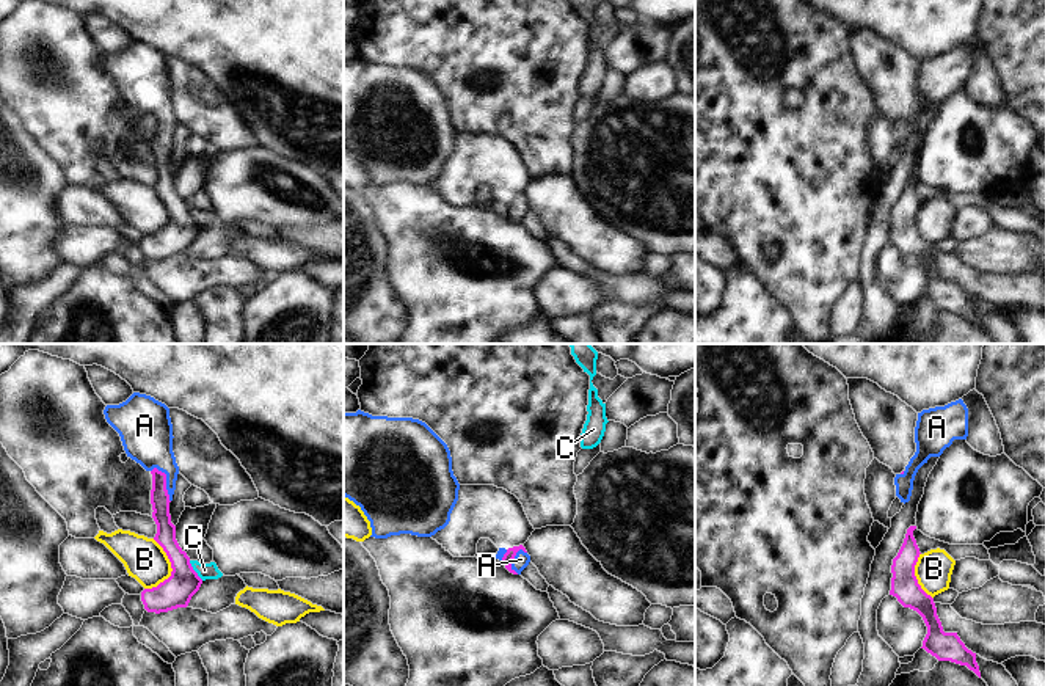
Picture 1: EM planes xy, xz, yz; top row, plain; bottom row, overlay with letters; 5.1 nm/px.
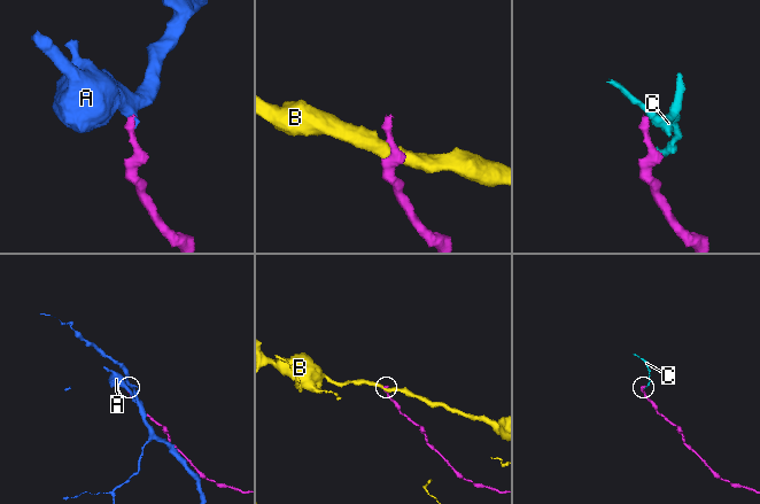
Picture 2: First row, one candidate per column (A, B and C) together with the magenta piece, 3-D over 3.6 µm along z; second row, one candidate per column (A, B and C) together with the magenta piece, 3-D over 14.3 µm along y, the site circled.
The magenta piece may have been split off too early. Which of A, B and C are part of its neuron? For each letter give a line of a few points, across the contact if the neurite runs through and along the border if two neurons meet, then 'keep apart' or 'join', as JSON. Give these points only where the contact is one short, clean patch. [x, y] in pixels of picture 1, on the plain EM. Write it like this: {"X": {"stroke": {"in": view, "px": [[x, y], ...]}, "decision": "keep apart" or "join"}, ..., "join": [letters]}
{"A": {"stroke": {"in": "xy", "px": [[160, 149], [165, 131], [165, 118], [148, 85]]}, "decision": "join"}, "B": {"stroke": {"in": "xy", "px": [[152, 187], [165, 201], [171, 222], [156, 234], [145, 237]]}, "decision": "keep apart"}, "C": {"stroke": {"in": "xy", "px": [[189, 209], [203, 228]]}, "decision": "keep apart"}, "join": ["A"]}

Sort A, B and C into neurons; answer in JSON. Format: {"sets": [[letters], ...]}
{"sets": [["A"], ["B"], ["C"]]}

